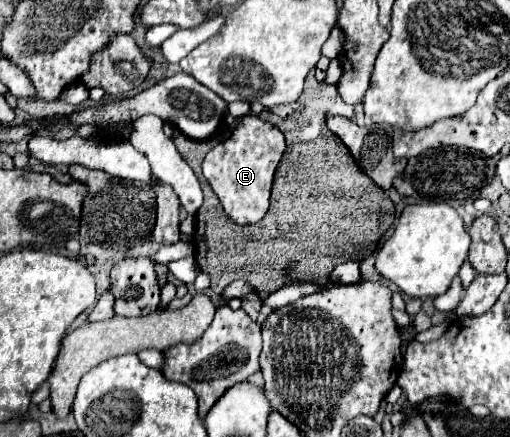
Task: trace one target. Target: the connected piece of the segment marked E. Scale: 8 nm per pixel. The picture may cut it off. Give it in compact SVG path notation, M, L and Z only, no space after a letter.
M243 116L237 122L231 136L227 140L223 140L221 144L217 144L205 156L205 160L203 160L203 176L207 178L209 186L217 194L217 198L221 200L221 206L223 206L225 214L235 224L255 224L267 214L267 210L269 210L269 192L271 192L271 184L273 184L273 172L275 172L275 168L277 168L277 164L281 160L283 150L285 150L285 138L279 132L279 128L275 128L271 122L263 122L257 116Z

